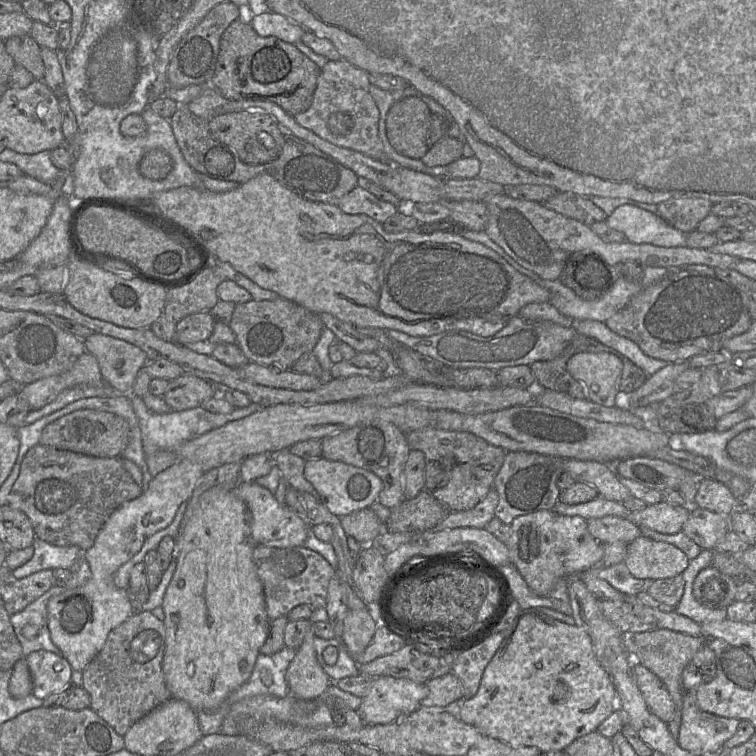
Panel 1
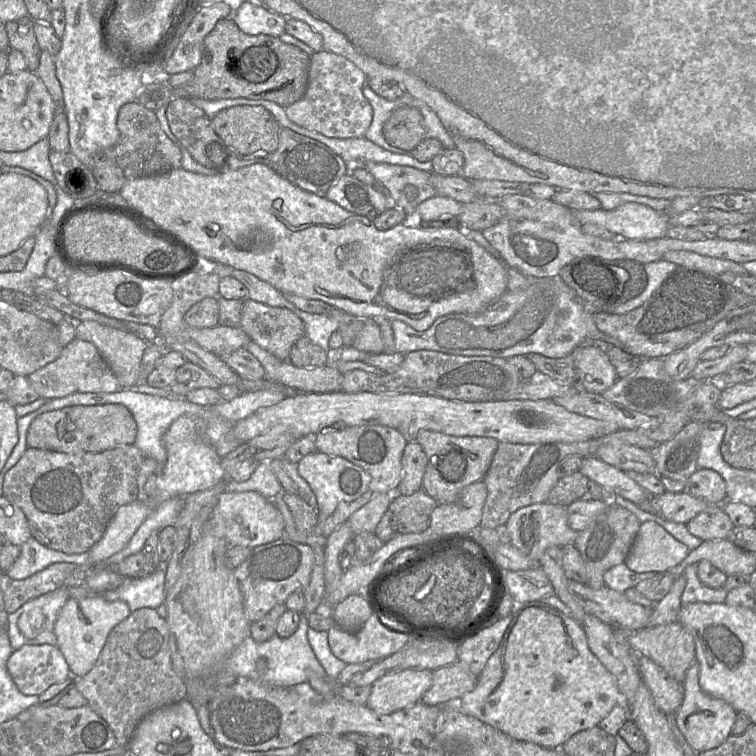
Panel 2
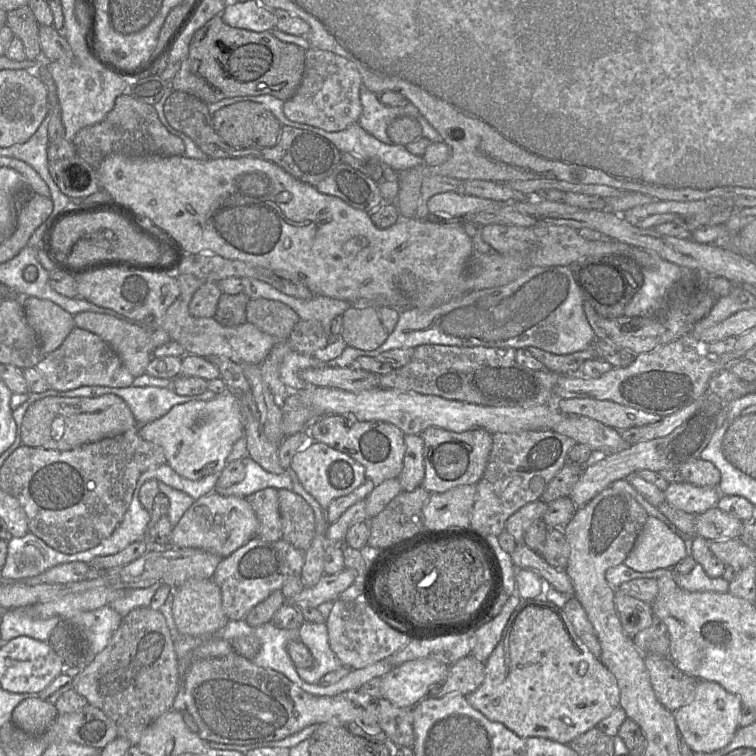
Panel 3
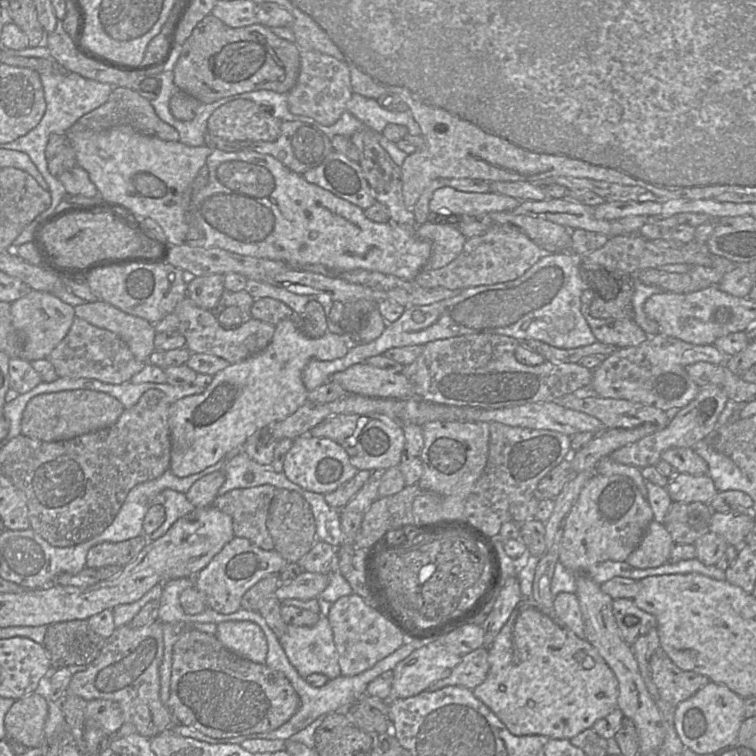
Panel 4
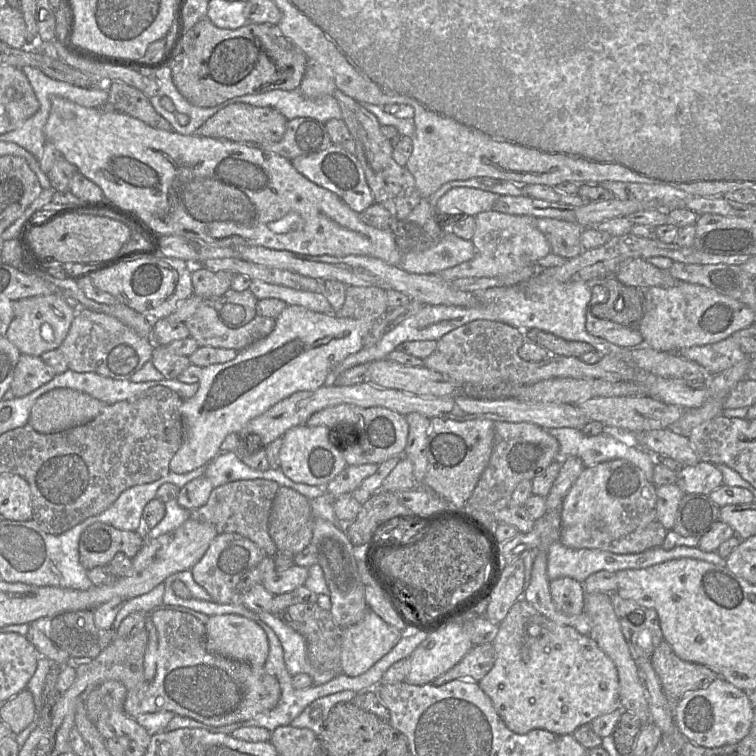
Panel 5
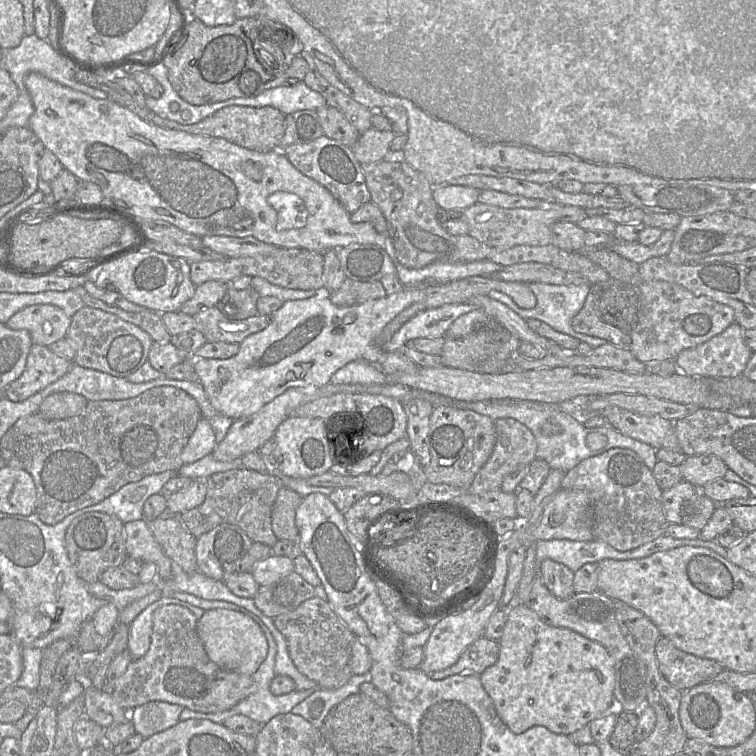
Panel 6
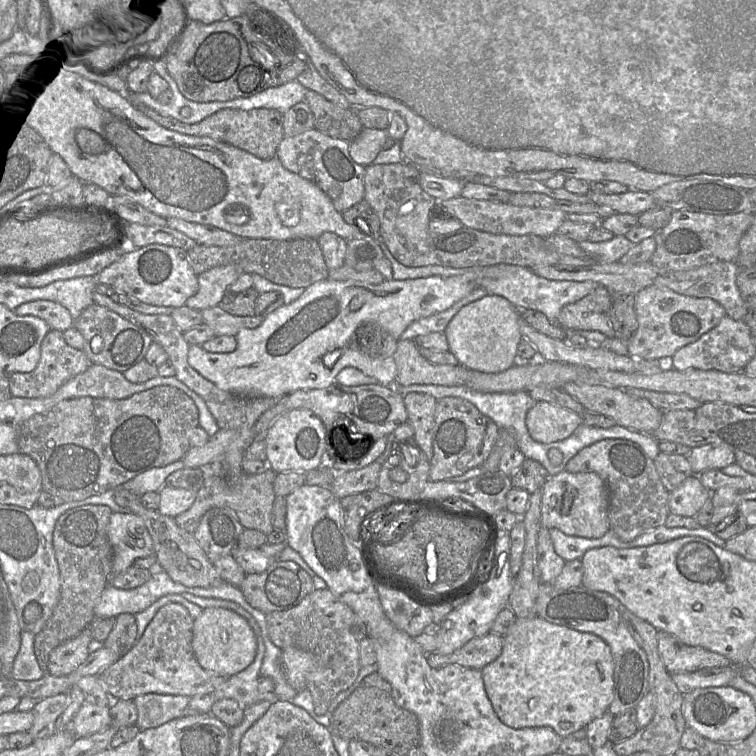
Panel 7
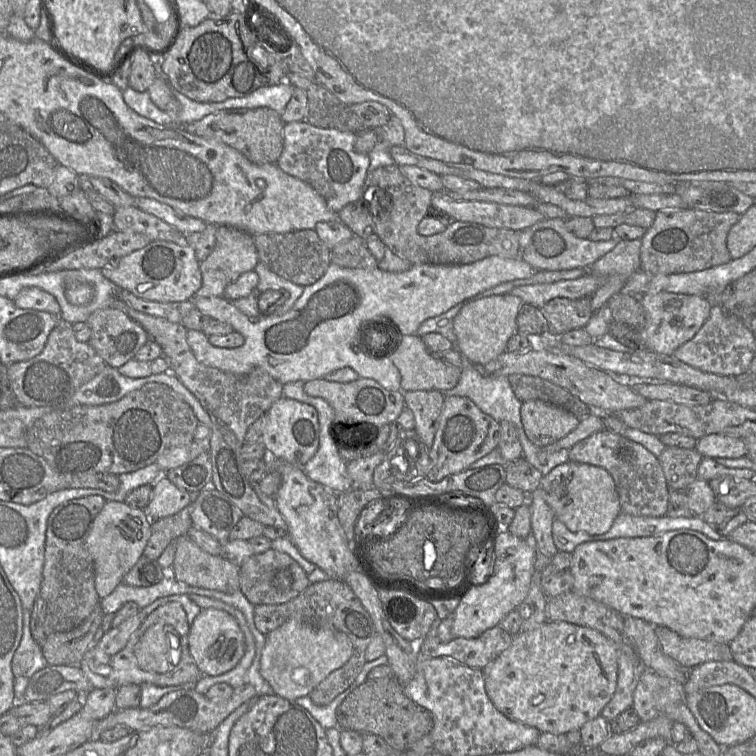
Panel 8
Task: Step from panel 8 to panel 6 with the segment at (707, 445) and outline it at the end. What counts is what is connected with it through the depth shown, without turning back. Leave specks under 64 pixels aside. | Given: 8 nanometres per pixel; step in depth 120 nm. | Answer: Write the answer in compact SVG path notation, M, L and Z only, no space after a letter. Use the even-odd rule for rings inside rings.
M715 455L689 456L679 466L683 480L702 489L714 480L724 478L727 465Z

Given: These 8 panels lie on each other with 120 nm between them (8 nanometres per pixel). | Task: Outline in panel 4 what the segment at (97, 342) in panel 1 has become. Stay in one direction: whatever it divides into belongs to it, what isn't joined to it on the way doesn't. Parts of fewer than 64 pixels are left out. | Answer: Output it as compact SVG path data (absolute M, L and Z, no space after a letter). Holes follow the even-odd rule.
M104 301L87 302L74 307L75 317L119 336L140 362L148 362L154 352L155 325Z

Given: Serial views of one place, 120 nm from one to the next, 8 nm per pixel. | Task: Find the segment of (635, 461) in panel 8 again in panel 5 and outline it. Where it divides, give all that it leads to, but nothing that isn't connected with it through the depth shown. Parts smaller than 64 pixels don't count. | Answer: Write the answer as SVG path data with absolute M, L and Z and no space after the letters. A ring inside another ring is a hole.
M628 460L585 467L563 500L559 541L571 549L599 549L620 555L660 547L668 530L657 516L656 502L656 486Z

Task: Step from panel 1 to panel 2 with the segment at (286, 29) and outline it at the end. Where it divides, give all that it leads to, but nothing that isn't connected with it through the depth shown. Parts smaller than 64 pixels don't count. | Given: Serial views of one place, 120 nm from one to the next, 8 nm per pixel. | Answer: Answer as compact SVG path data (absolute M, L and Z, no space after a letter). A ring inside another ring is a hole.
M244 1L234 14L232 11L232 20L248 35L266 34L279 37L286 33L285 17L267 7L255 6L248 1Z

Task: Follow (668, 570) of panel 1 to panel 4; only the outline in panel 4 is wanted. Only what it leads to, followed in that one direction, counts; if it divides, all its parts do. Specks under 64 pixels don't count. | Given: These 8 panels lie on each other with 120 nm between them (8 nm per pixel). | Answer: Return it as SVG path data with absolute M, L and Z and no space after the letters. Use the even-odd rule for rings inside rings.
M652 520L641 542L625 561L637 569L656 568L668 562L674 545L664 524Z

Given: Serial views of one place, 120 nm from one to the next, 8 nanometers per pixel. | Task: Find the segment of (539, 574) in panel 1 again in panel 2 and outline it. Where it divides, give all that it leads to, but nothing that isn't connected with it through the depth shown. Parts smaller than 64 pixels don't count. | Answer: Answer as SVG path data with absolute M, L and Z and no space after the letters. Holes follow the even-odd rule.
M548 502L519 508L510 515L506 526L510 536L510 543L524 554L533 566L538 566L538 561L548 548L574 545L578 533L571 529L568 524L567 507L553 505Z

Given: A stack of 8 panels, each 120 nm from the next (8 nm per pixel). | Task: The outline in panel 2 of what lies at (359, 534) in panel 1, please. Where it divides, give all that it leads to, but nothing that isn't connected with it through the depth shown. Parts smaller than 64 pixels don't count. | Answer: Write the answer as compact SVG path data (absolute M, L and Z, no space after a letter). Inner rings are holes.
M374 493L370 501L352 513L348 518L349 526L355 534L374 533L378 523L394 499L394 493Z

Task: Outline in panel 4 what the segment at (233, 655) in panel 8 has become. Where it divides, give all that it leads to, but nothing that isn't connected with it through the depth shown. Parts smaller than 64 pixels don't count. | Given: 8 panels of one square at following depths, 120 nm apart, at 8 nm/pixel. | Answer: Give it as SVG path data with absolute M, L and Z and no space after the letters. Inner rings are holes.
M226 621L216 625L214 635L227 649L254 663L265 664L267 641L261 628L249 621Z

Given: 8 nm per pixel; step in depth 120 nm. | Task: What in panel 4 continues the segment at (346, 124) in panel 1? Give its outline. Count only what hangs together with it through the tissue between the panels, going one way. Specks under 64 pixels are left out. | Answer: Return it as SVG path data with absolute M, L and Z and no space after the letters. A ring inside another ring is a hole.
M301 51L297 82L287 93L288 109L291 113L310 117L329 126L346 111L347 102L352 94L350 69L346 63L320 52Z

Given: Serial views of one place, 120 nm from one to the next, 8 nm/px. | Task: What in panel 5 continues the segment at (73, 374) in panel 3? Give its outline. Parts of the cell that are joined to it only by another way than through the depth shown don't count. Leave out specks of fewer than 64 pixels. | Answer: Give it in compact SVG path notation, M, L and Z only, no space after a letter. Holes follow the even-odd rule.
M88 308L75 309L69 332L59 349L68 368L78 373L93 372L117 380L129 380L151 360L155 344L142 338L115 317Z

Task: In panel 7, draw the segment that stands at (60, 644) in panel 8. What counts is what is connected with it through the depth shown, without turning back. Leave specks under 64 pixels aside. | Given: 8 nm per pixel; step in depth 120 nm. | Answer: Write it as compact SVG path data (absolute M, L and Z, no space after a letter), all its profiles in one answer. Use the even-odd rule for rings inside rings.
M86 627L76 637L54 648L49 656L47 673L61 677L76 670L88 657L92 639L91 630Z

